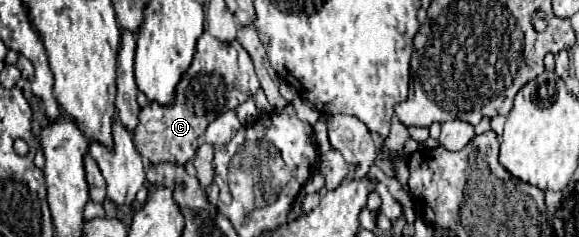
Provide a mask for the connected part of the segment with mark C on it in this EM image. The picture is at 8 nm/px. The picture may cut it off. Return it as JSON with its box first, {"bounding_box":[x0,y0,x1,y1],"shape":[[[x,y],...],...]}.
{"bounding_box":[135,31,259,165],"shape":[[[207,31],[197,41],[195,59],[179,83],[175,103],[171,107],[159,107],[149,103],[139,113],[139,125],[135,129],[135,145],[139,153],[153,165],[175,163],[185,165],[201,145],[201,135],[207,125],[221,113],[237,109],[241,103],[255,97],[259,91],[259,79],[255,75],[251,57],[237,43],[219,43]]]}

